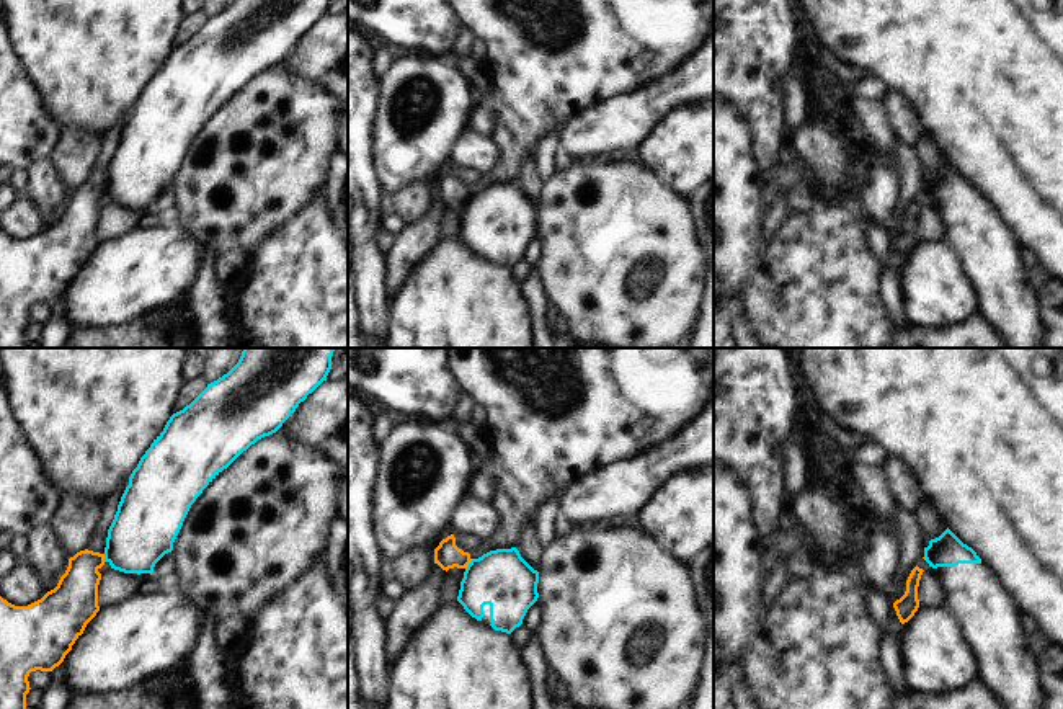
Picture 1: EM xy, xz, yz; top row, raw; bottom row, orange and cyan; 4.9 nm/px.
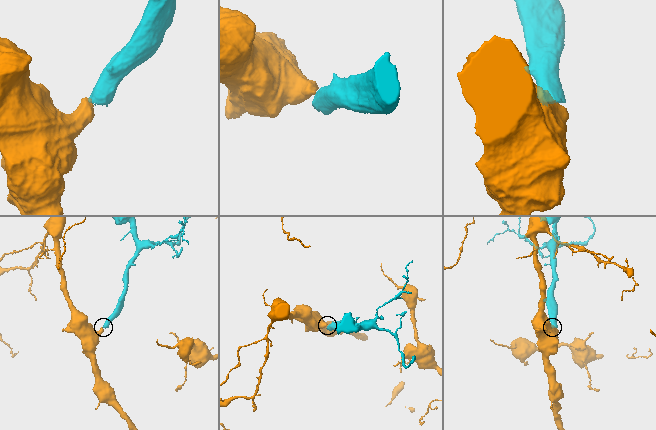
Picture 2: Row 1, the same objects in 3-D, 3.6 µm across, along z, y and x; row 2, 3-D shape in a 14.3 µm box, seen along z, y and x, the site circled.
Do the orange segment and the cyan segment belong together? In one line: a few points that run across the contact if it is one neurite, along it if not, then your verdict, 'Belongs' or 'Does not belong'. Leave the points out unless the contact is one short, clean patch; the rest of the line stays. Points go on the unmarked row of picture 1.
Line: xz (472, 193), (466, 203). Does not belong.

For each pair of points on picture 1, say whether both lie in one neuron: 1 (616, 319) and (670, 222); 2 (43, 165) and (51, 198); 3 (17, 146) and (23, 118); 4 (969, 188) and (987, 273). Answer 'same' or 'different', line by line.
1: same
2: same
3: same
4: same

